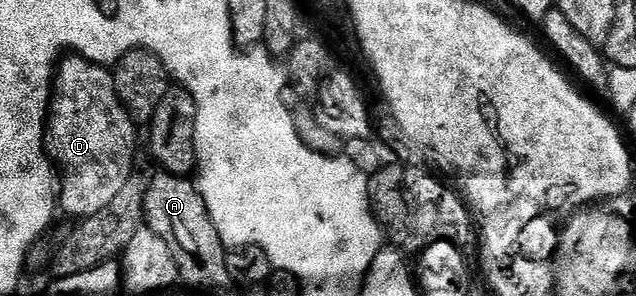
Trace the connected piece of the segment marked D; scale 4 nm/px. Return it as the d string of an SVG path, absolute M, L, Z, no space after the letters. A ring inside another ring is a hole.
M79 56L61 57L54 75L54 93L48 107L48 124L44 128L44 149L48 157L62 171L62 194L58 206L72 217L72 220L83 220L94 216L94 212L102 212L118 192L122 192L122 184L133 177L132 165L136 162L136 130L137 123L126 112L126 108L118 100L118 92L114 88L112 70L107 66L99 66Z

